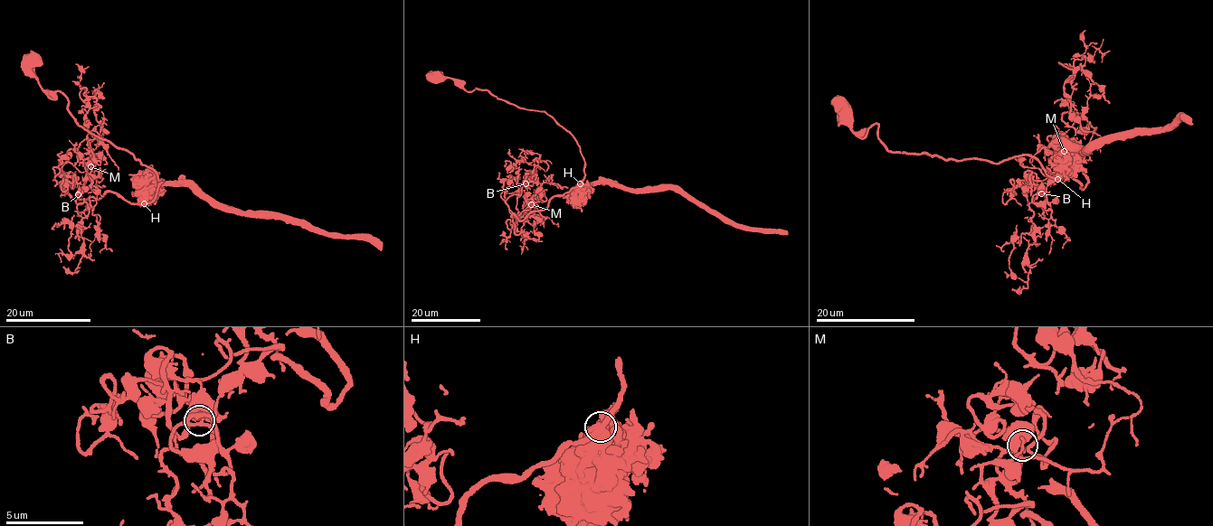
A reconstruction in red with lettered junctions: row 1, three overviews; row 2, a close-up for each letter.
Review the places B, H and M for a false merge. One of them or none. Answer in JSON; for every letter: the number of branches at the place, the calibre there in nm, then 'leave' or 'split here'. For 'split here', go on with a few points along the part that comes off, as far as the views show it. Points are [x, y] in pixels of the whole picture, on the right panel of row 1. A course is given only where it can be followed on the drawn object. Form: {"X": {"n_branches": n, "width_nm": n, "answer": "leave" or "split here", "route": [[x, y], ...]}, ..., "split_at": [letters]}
{"B": {"n_branches": 4, "width_nm": 500, "answer": "leave"}, "H": {"n_branches": 3, "width_nm": 440, "answer": "split here", "route": [[1058, 179], [1087, 181], [1047, 168], [1009, 256], [1025, 281]]}, "M": {"n_branches": 3, "width_nm": 440, "answer": "leave"}, "split_at": ["H"]}

